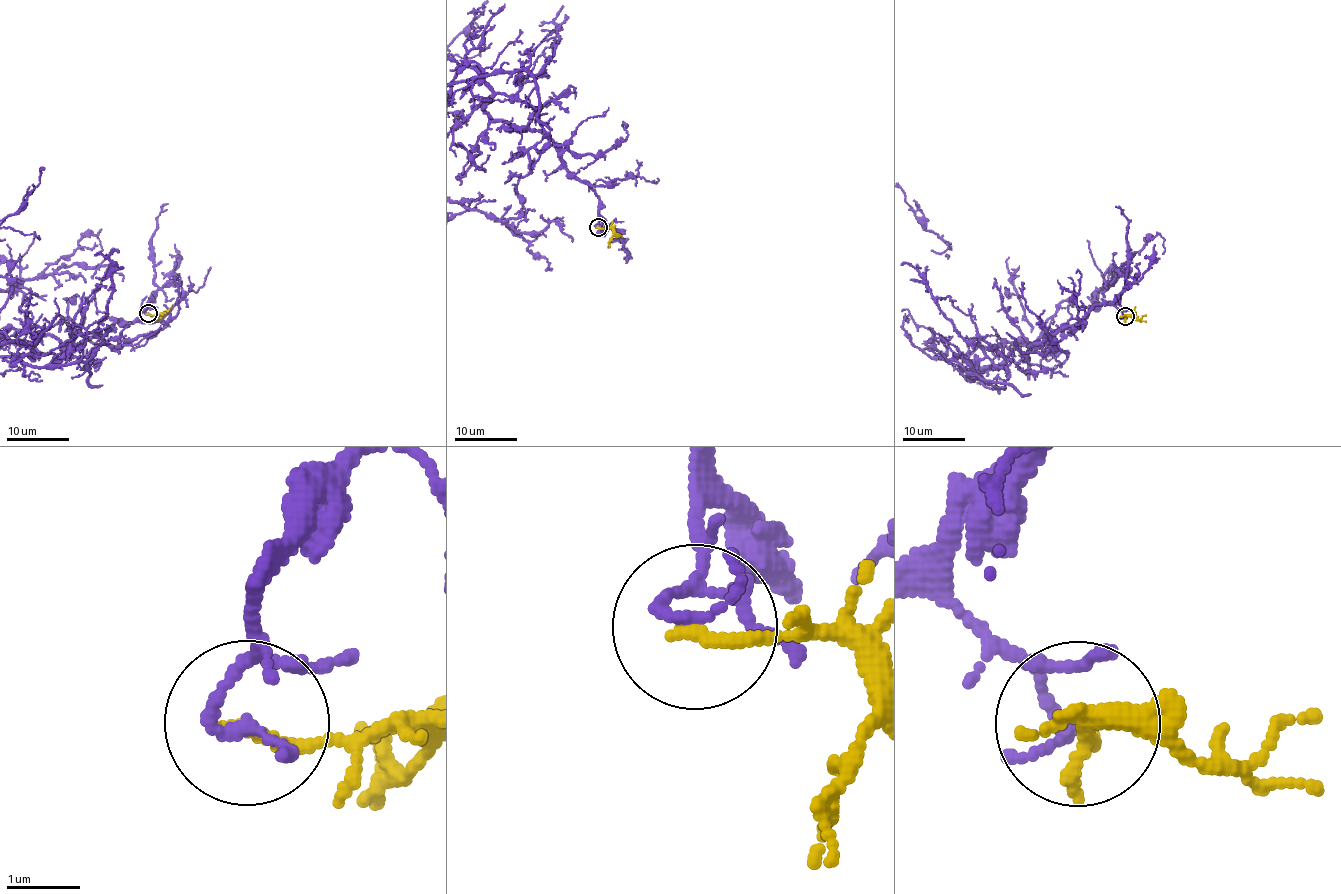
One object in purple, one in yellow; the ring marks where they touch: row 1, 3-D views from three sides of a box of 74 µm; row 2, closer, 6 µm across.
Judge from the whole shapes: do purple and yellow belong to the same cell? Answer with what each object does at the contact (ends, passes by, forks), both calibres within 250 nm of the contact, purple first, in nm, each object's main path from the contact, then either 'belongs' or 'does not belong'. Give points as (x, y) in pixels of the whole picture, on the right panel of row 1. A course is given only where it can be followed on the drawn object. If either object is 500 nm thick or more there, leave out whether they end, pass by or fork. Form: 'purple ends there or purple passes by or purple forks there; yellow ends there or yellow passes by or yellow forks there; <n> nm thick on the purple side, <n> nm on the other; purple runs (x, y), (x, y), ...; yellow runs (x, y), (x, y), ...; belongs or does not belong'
purple passes by; yellow ends there; 140 nm thick on the purple side, 200 nm on the other; yellow runs (1126, 315), (1135, 318), (1146, 315); does not belong

